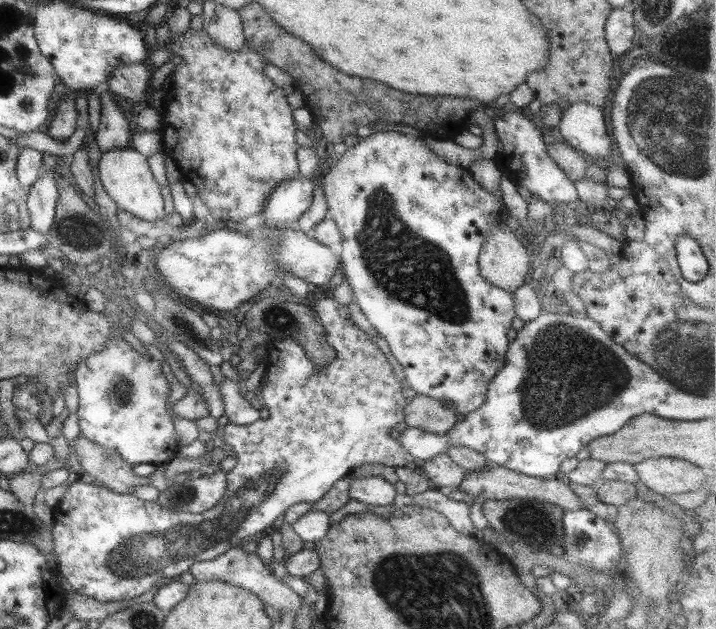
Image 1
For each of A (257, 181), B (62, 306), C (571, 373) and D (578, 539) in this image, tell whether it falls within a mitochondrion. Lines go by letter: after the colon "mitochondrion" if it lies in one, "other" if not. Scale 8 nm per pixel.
A: mitochondrion
B: other
C: mitochondrion
D: mitochondrion

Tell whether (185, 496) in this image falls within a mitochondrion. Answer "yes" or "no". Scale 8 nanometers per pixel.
yes

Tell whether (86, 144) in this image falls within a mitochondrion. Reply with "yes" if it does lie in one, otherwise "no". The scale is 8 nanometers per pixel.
no

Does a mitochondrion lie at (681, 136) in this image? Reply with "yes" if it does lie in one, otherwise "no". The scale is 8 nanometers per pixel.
yes

